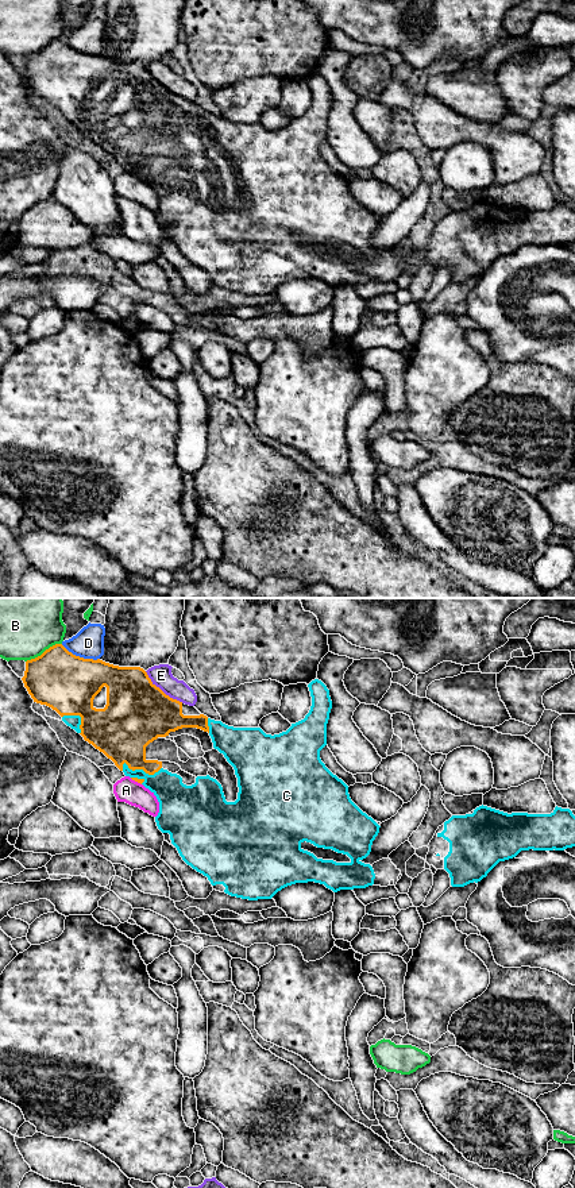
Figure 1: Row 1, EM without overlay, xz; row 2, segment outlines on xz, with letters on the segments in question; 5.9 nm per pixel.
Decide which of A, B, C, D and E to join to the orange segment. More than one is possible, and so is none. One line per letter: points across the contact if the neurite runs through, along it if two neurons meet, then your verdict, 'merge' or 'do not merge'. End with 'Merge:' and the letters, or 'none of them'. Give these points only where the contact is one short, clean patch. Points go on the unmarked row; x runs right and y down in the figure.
A: border xz (130, 173), (141, 180); do not merge
B: border xz (61, 38), (50, 41), (26, 57); do not merge
C: merge
D: do not merge
E: do not merge
Merge: C

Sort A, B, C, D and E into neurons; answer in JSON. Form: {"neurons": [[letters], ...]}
{"neurons": [["A"], ["B"], ["C"], ["D"], ["E"]]}

